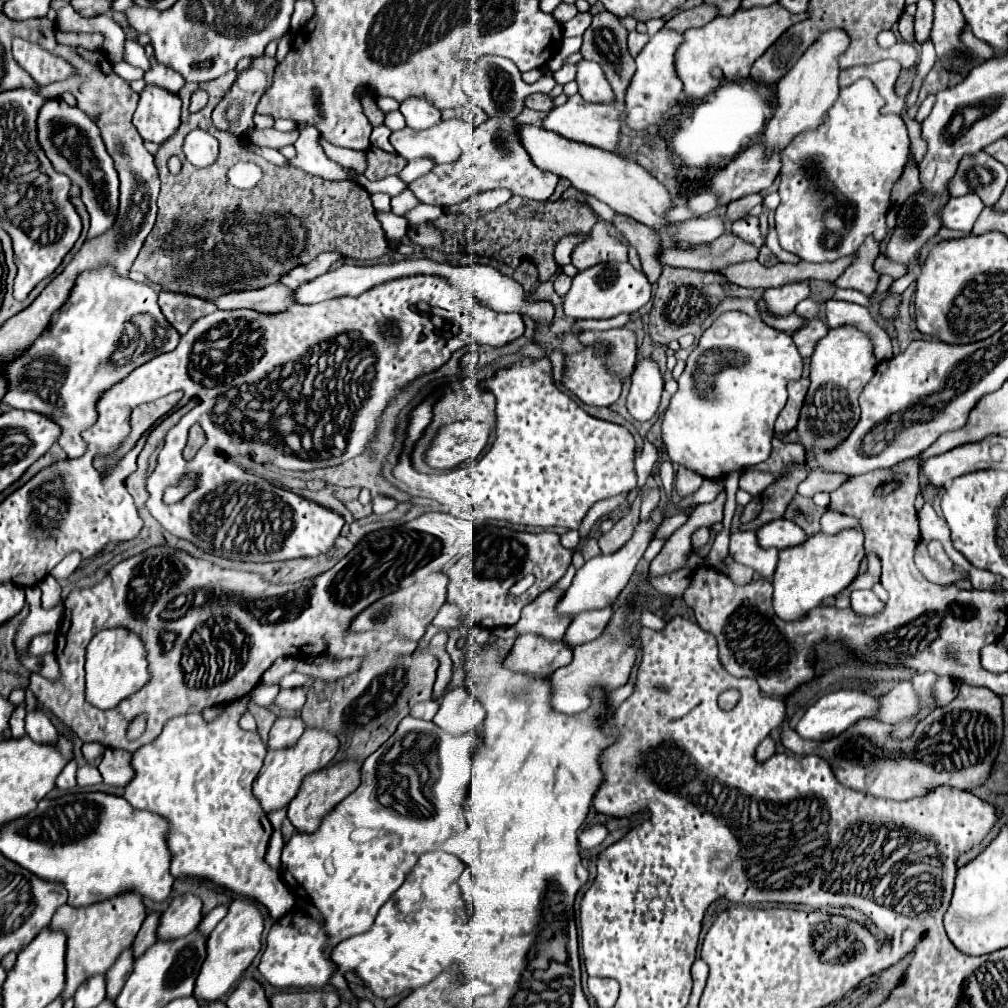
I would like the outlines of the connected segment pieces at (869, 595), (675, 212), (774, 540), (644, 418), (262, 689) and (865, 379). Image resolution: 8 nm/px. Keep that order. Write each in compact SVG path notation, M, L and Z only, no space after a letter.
M854 590L852 604L854 604L854 612L864 614L864 616L870 616L884 608L884 604L876 598L876 594L872 590Z
M685 205L675 206L668 211L666 219L668 221L684 221L692 218L697 218L698 215L691 212Z
M778 518L760 526L756 530L756 536L758 536L760 548L778 548L778 550L798 546L806 540L806 534L802 532L802 528L784 518Z
M642 360L632 374L632 386L626 398L626 408L636 422L648 422L654 418L662 396L662 374L654 360Z
M258 684L258 686L252 690L250 698L252 698L252 702L256 702L258 706L272 706L278 690L280 690L280 688L278 688L276 684Z
M852 324L830 328L828 334L816 342L810 364L810 388L796 426L804 448L810 448L810 444L816 448L834 448L834 444L840 444L852 432L860 418L858 396L874 376L876 366L878 360L870 336Z

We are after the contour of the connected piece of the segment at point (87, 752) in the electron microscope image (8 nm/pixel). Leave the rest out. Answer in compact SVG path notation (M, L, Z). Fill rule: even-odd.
M98 742L84 744L84 746L82 746L82 754L84 754L84 758L86 758L88 762L92 762L94 758L98 758L98 756L102 756L102 754L104 754L104 746L102 746L102 744L98 744Z

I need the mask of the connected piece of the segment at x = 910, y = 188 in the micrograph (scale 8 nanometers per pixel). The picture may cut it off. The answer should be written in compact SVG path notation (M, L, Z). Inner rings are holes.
M908 162L902 176L898 178L898 184L894 184L894 192L892 192L892 204L902 206L912 194L922 192L922 184L918 178L918 166L914 162Z

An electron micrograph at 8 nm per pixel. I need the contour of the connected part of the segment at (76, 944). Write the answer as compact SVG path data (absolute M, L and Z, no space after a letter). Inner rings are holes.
M122 892L122 896L114 896L112 900L102 900L102 904L90 904L82 908L60 906L50 922L50 928L64 930L68 936L66 946L66 988L62 998L72 998L76 988L94 974L106 974L114 960L120 956L124 948L130 948L142 922L146 918L146 906L142 904L142 896L134 892Z

